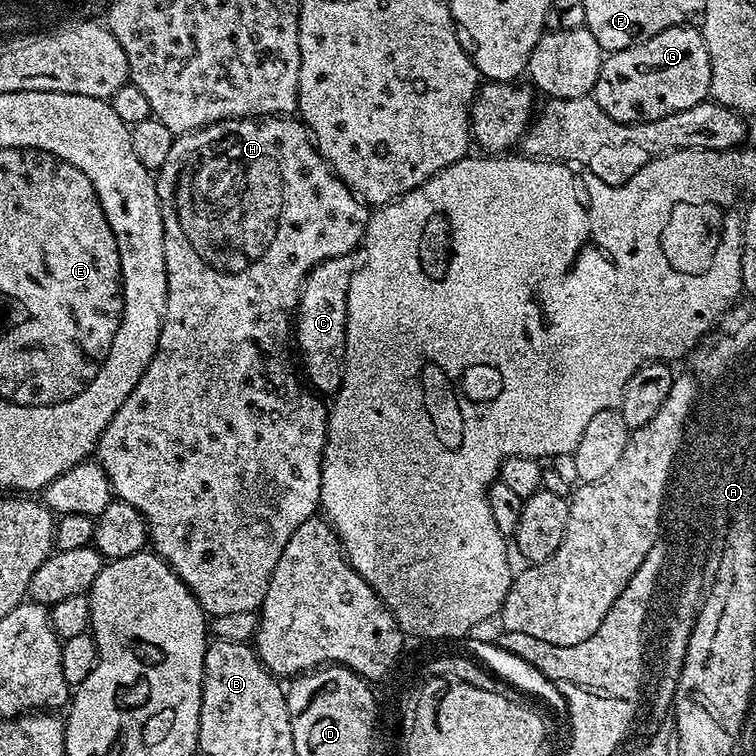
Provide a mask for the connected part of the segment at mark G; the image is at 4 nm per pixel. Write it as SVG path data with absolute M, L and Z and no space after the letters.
M696 26L667 28L654 38L626 50L609 52L604 57L594 99L610 118L631 124L638 120L653 120L709 99L710 54L706 50L704 33Z

